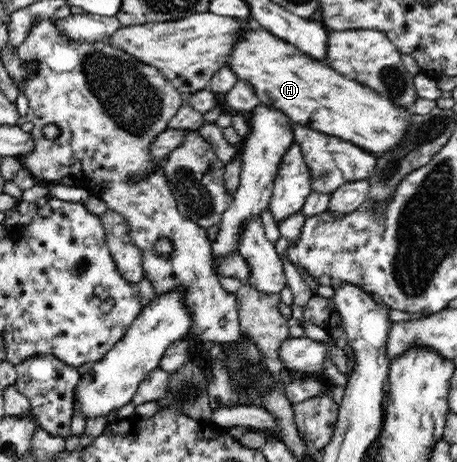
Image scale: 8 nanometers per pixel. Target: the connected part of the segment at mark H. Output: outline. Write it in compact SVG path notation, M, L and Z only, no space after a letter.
M254 25L241 32L229 58L227 66L238 79L251 84L260 105L281 111L293 123L355 144L375 156L393 152L406 138L412 110L398 108L385 96L342 76L265 28Z

